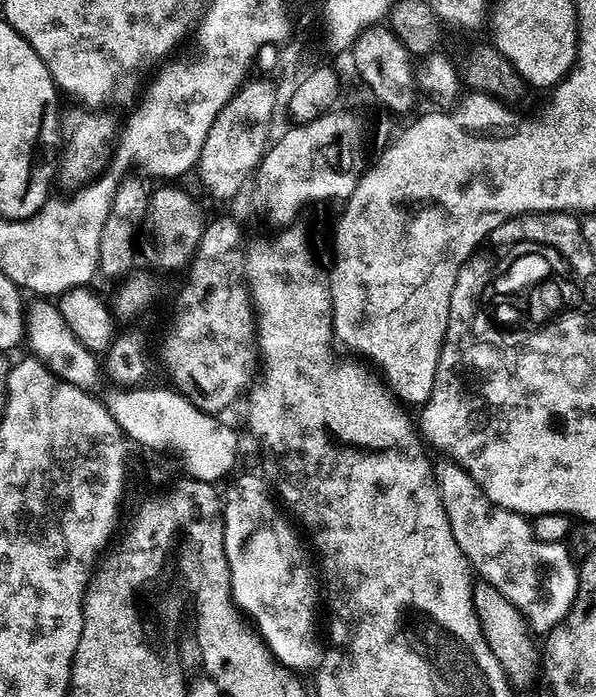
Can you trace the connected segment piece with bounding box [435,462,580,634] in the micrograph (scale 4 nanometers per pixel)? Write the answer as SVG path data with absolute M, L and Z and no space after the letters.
M454 462L443 463L435 465L436 481L442 494L446 518L450 518L450 530L454 530L454 542L458 542L462 554L466 554L475 575L483 583L498 589L524 615L533 633L548 633L565 616L568 607L574 602L580 581L577 561L574 562L568 557L563 543L538 542L538 538L534 538L532 533L529 517L519 516L517 512L511 512L490 502L490 498L486 498L484 491L464 470Z

